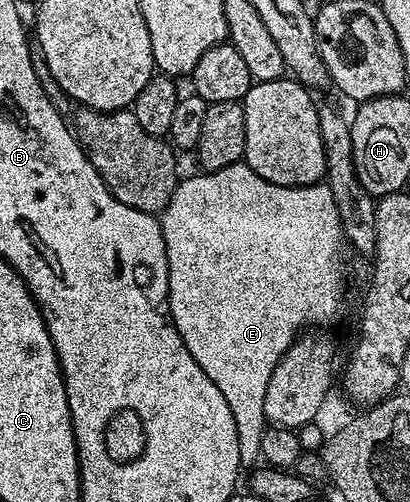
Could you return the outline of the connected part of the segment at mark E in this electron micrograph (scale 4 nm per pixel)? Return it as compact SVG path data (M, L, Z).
M239 163L213 171L198 171L195 177L183 176L181 180L179 180L178 186L174 189L172 199L166 204L166 208L162 210L160 220L162 222L162 234L164 235L164 247L168 255L170 318L174 320L176 331L180 331L180 339L184 339L184 347L188 347L188 351L192 351L192 359L196 359L196 363L200 363L200 371L204 371L204 375L208 375L208 379L212 379L212 383L216 383L216 388L219 389L220 395L224 395L224 399L228 402L228 408L232 410L232 420L236 422L236 439L240 443L240 459L242 460L243 466L253 466L255 462L259 460L260 439L268 425L266 416L264 415L264 391L268 391L268 379L272 379L272 371L276 371L276 363L280 363L280 359L286 354L288 347L292 347L292 343L298 340L300 334L307 327L326 327L322 325L328 324L329 321L336 320L338 312L342 309L342 300L346 297L346 251L348 252L348 242L345 234L342 233L340 213L337 210L336 199L333 198L332 191L326 183L319 183L317 185L297 185L296 187L280 187L276 183L268 183L268 179L260 179L260 175L256 175L256 171L252 171L252 167L248 167L245 163Z

